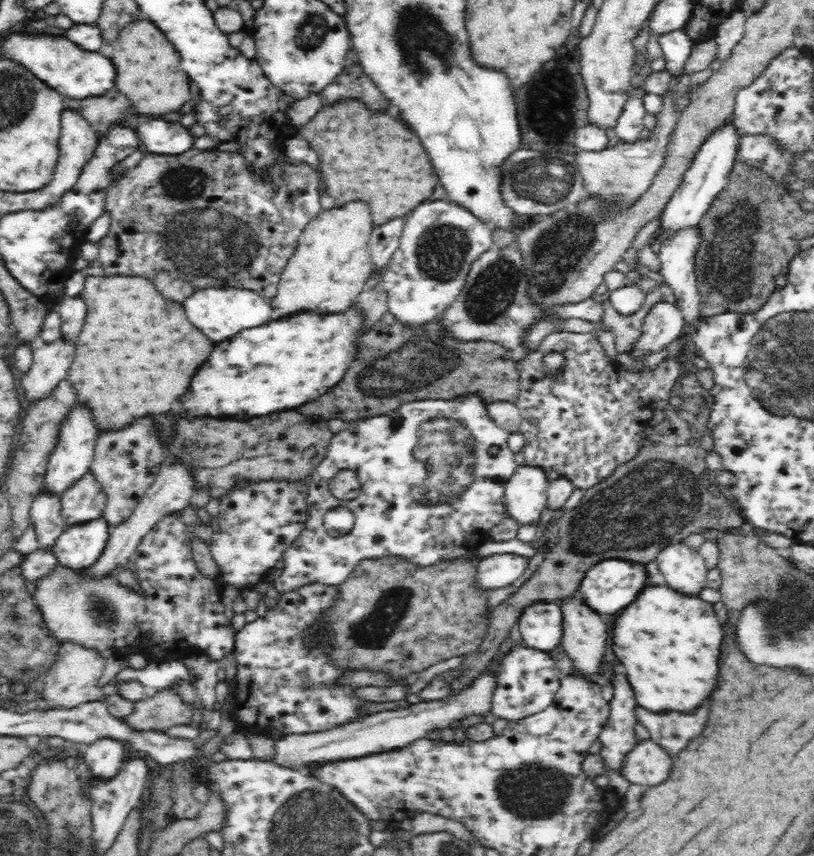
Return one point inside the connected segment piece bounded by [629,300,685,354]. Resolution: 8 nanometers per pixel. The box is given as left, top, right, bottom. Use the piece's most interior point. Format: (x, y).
(663, 323)

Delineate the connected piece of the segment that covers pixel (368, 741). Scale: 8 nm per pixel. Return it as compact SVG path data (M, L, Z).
M496 658L494 662L496 662L496 668L488 665L488 668L480 669L476 676L472 676L472 680L469 680L468 684L462 686L460 690L455 690L446 698L422 700L406 708L381 711L331 731L290 733L282 738L276 738L274 746L272 746L272 756L268 760L276 766L312 773L318 768L324 768L326 764L350 761L373 753L400 748L405 744L410 744L415 738L424 736L428 731L450 727L453 722L461 721L468 716L480 716L486 722L494 722L496 715L492 711L494 708L492 702L494 702L494 695L499 688L499 668L503 661Z

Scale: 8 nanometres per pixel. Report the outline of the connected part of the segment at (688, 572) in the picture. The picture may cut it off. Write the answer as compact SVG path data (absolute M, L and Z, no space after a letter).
M672 543L666 545L655 558L658 564L659 574L662 576L660 582L664 582L668 588L684 596L696 597L706 588L708 582L708 566L699 551L692 550L685 543Z

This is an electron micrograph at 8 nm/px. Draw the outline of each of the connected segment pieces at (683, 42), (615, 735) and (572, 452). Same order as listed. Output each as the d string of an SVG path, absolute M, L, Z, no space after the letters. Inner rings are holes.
M682 27L658 38L665 56L665 68L670 74L680 74L685 69L685 62L690 56L693 47L692 35L686 27Z
M616 676L616 696L612 698L612 712L608 718L608 726L600 736L603 743L600 755L605 760L605 765L612 774L626 776L626 763L632 750L638 744L636 724L639 721L639 709L634 686L630 684L628 676Z
M558 331L548 334L542 343L538 347L537 352L532 352L532 356L528 356L528 359L523 359L518 362L520 371L520 392L516 405L518 405L519 411L521 412L521 424L517 429L517 432L524 436L525 445L522 450L524 452L524 461L522 464L526 466L532 466L543 470L546 474L548 472L554 472L558 474L558 479L564 478L572 483L572 486L578 490L588 490L589 488L595 487L596 484L603 483L604 480L610 478L612 473L626 461L636 458L640 454L640 450L644 444L647 443L650 437L648 428L654 428L650 422L656 418L656 414L664 414L665 416L672 413L672 406L670 405L670 398L675 396L674 388L678 388L678 382L680 382L680 376L682 376L682 366L664 366L664 362L658 362L656 366L648 366L643 364L630 364L630 362L614 362L606 348L602 346L602 340L600 340L600 334L598 332L569 332L569 331ZM549 350L560 350L566 353L566 370L562 374L556 374L552 376L546 374L541 368L541 356Z

